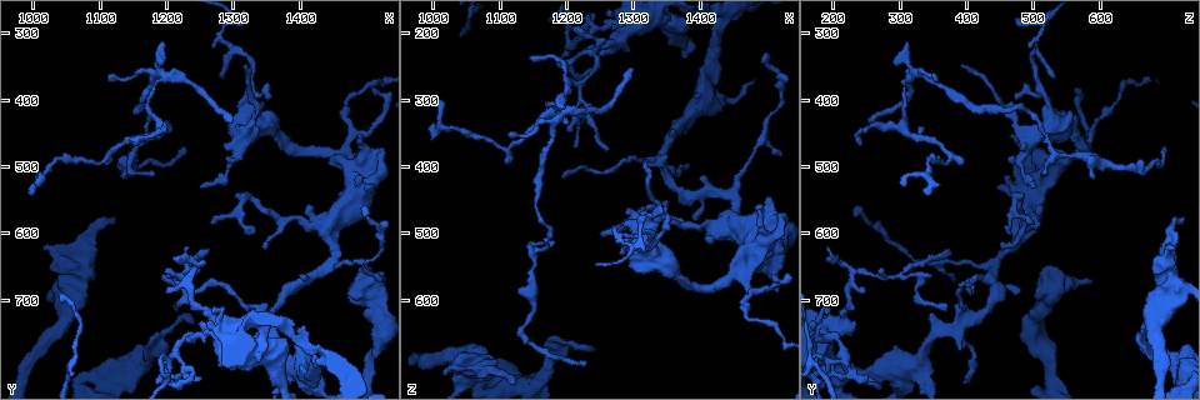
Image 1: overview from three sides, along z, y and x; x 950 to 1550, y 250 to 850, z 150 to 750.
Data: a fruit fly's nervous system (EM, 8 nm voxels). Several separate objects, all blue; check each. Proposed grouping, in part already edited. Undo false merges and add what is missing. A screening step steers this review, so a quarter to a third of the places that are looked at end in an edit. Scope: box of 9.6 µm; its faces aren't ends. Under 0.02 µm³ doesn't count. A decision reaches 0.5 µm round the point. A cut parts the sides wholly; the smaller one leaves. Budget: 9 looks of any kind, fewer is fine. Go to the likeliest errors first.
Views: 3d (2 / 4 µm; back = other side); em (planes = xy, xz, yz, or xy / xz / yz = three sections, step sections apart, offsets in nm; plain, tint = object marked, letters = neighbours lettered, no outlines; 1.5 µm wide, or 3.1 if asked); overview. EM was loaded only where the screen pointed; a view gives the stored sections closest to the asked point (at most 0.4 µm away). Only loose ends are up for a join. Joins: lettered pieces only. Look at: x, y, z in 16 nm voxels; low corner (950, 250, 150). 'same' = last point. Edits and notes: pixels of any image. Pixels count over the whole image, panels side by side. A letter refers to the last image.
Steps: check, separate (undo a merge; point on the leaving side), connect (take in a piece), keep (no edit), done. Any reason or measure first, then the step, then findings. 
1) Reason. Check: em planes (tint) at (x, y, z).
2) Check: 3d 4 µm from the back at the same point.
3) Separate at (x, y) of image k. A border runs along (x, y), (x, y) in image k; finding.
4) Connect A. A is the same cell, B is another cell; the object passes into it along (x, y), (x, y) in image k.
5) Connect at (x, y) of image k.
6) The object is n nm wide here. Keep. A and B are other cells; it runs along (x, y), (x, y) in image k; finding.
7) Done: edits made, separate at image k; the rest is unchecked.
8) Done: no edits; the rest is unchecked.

An open end. Check: 3d 4 µm at (1010, 620, 710).

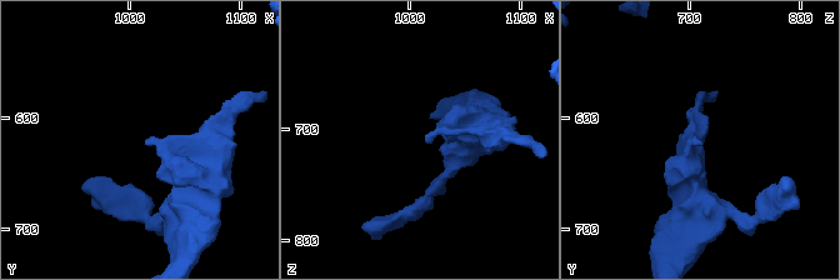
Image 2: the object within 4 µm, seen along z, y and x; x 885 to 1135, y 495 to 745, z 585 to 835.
Shape alone is not enough. Check: em planes (tint) at (1016, 618, 712).

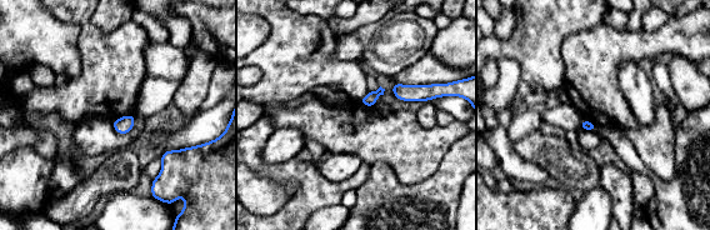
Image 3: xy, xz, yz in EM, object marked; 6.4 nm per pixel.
Check: em planes (letters) at the same point.

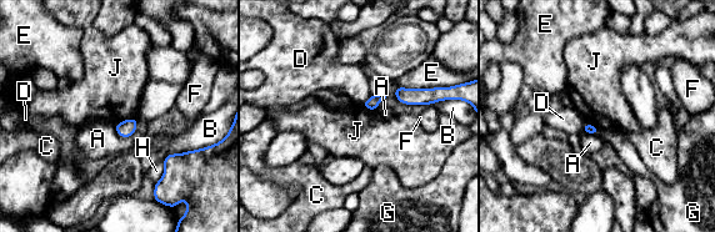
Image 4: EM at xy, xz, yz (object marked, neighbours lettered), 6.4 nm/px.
Keep. A, B, C, D, E, F, G, H and J are other cells; a border runs along (135, 117), (128, 117), (115, 125) in image 4; no lettered piece goes on from it.

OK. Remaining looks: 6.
Abrupt turn. Check: em planes (letters) at (1325, 545, 475).

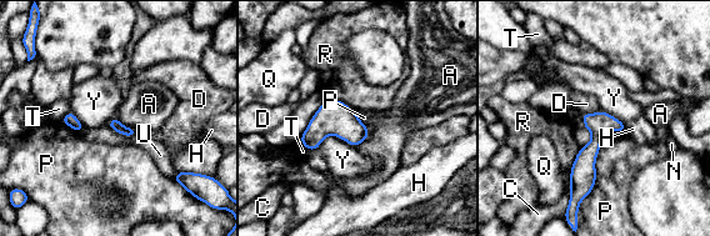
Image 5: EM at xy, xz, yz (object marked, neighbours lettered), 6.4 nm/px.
The object is 70 nm wide here. Keep. A, C, D, H, N, P, Q, R, T, U and Y are other cells; a border runs along (601, 144), (595, 185), (581, 200) in image 5; one neuron here.

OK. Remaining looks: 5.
Branch stops here. Check: 3d 4 µm at (1150, 460, 235).

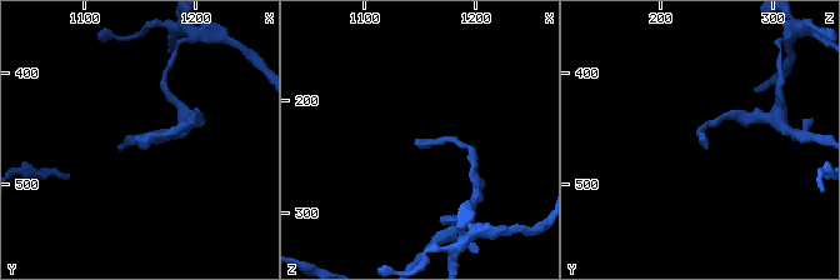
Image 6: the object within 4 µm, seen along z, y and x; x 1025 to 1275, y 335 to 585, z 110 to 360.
Check: em planes (tint) at (1146, 460, 236).

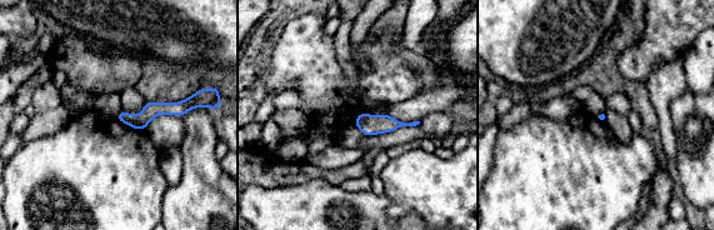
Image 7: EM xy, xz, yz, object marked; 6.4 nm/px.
Check: em planes (letters) at the same point.

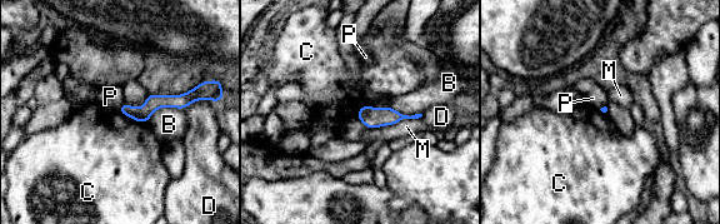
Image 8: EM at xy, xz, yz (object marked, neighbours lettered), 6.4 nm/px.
Keep. B, C, D, M and P are other cells; a border runs along (118, 110), (133, 119), (148, 123) in image 8; none of them fits.

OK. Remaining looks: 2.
Free end. Check: em xz step 4 (letters) at (1115, 370, 355).

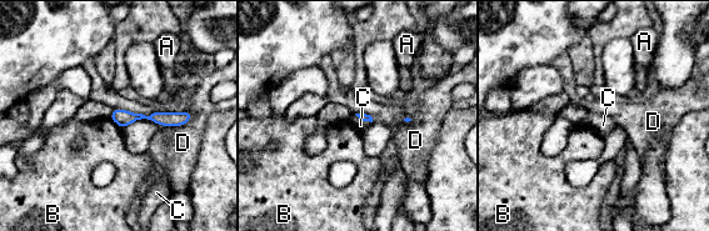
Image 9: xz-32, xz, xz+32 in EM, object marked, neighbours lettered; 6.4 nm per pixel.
Keep. A, B, C and D are other cells; none of them fits.

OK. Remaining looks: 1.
Done: no edits; the rest is unchecked.

